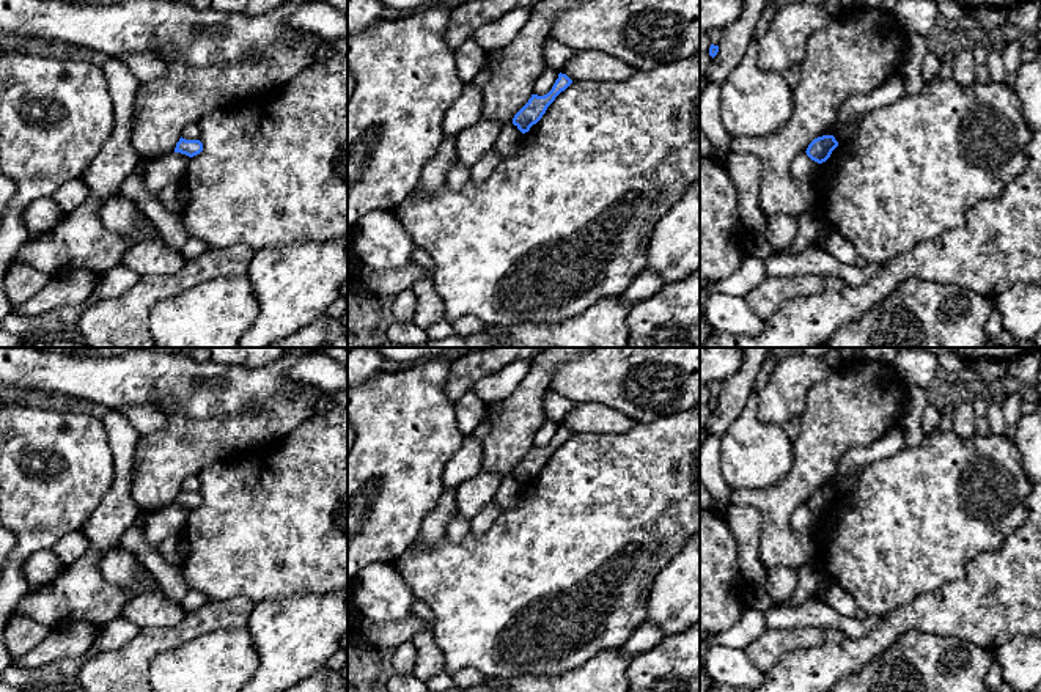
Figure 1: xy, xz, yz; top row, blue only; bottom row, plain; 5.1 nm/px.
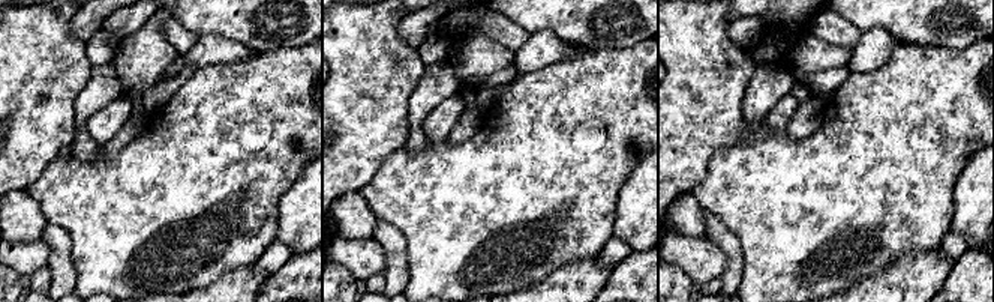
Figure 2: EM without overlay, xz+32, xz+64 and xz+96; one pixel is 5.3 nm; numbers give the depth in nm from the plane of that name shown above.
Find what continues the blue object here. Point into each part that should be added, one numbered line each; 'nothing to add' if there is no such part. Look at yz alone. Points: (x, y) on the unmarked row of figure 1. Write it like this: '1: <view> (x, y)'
nothing to add

